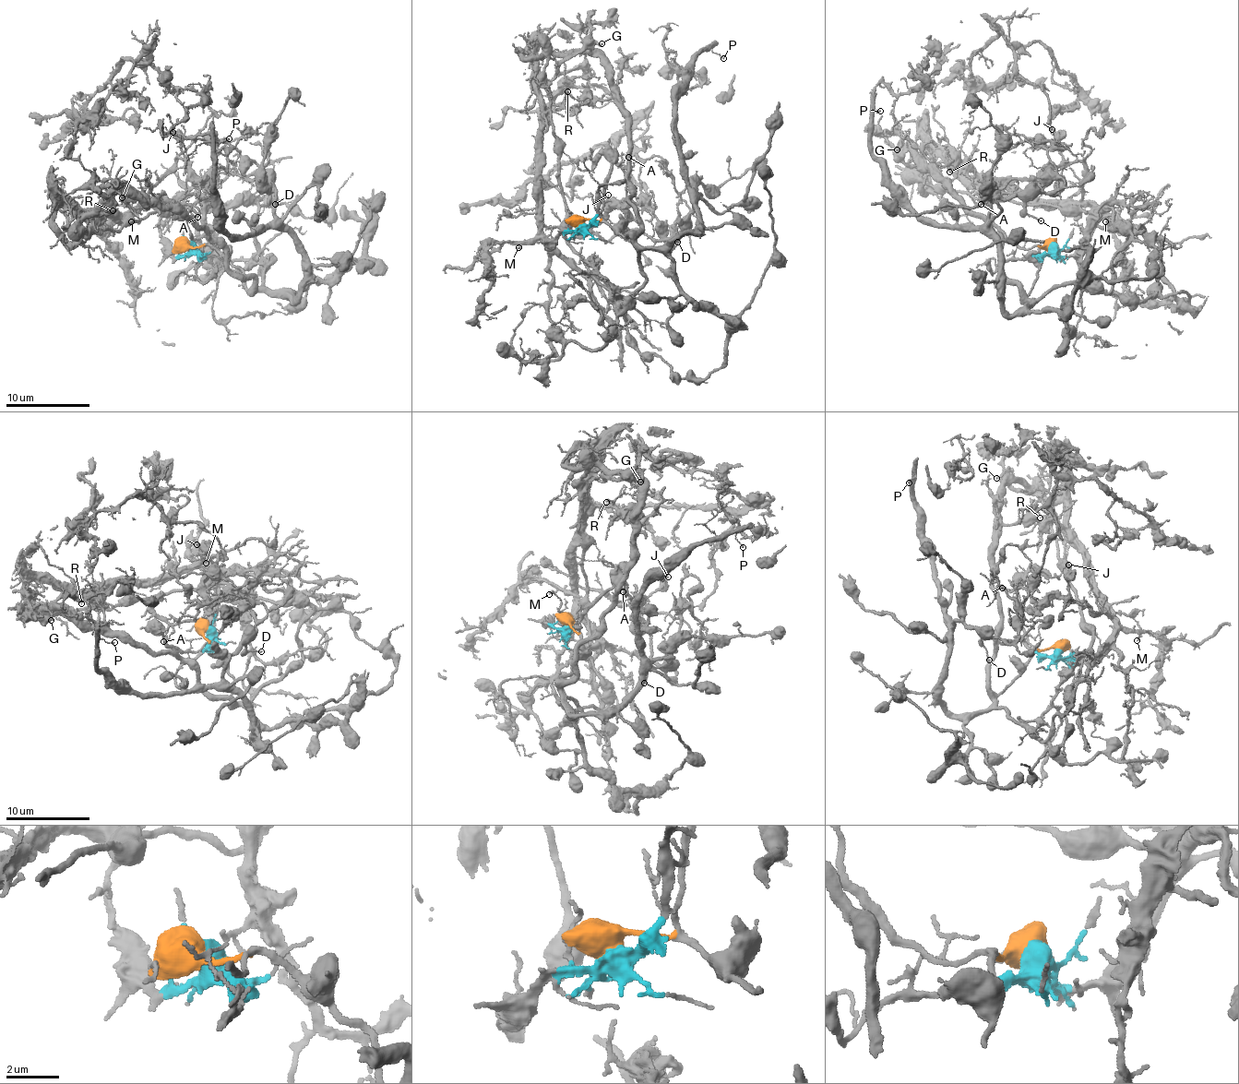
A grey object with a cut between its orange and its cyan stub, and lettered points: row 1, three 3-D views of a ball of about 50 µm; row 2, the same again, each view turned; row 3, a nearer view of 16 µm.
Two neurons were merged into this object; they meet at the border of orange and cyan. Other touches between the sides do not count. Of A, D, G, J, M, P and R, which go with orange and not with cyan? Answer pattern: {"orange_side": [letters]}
{"orange_side": ["A", "D", "P"]}

